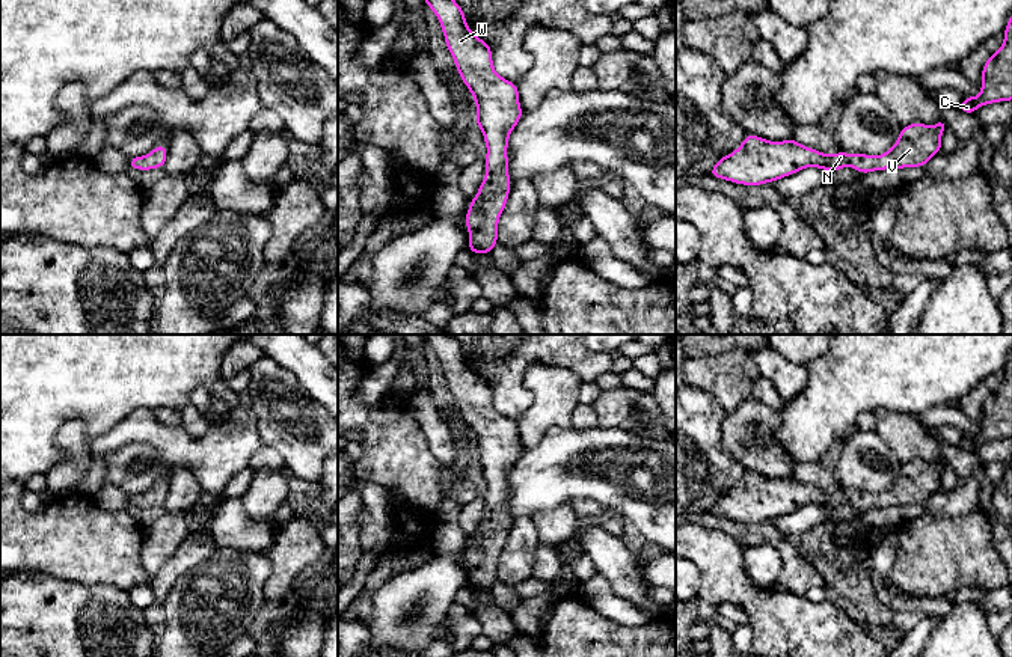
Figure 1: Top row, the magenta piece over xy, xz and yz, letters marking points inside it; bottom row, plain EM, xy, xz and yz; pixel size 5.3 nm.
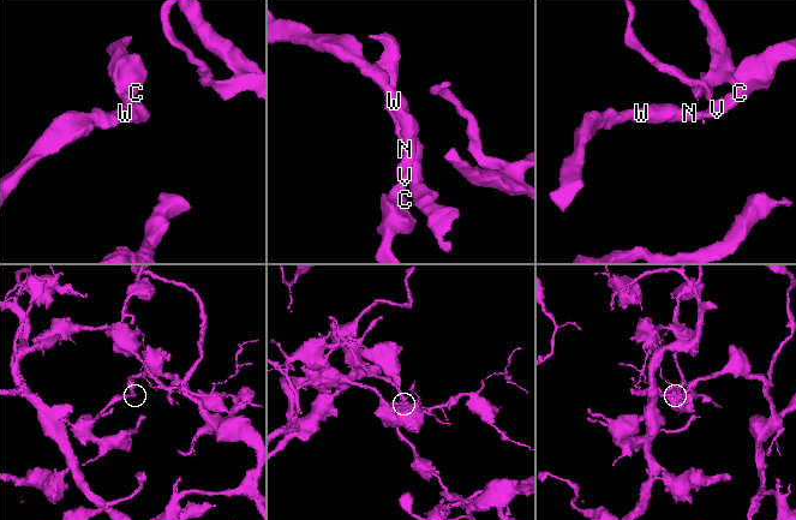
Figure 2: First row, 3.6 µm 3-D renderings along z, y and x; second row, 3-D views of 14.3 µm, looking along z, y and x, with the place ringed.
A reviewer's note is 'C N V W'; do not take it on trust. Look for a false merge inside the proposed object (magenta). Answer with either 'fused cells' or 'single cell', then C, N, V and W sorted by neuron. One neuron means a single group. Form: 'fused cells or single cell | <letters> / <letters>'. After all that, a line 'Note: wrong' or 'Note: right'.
single cell | C N V W
Note: right

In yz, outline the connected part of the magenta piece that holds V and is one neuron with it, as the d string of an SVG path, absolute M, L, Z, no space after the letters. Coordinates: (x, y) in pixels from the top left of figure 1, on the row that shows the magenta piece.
M940 119L934 127L914 122L900 127L897 142L882 155L846 154L826 155L802 146L795 139L783 142L765 140L747 134L742 145L721 157L709 175L748 187L775 182L805 167L837 172L846 166L870 173L875 170L923 167L941 149L943 130L949 125Z

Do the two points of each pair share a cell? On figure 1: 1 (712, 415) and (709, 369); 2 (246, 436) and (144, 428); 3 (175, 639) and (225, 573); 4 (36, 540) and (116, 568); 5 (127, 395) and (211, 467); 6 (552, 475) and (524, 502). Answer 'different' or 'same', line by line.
1: different
2: same
3: same
4: same
5: different
6: same

